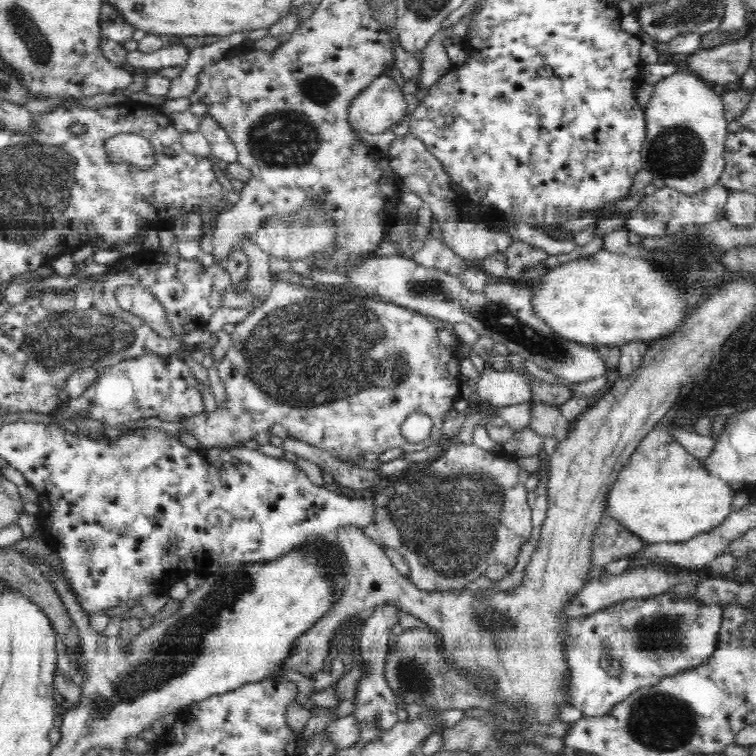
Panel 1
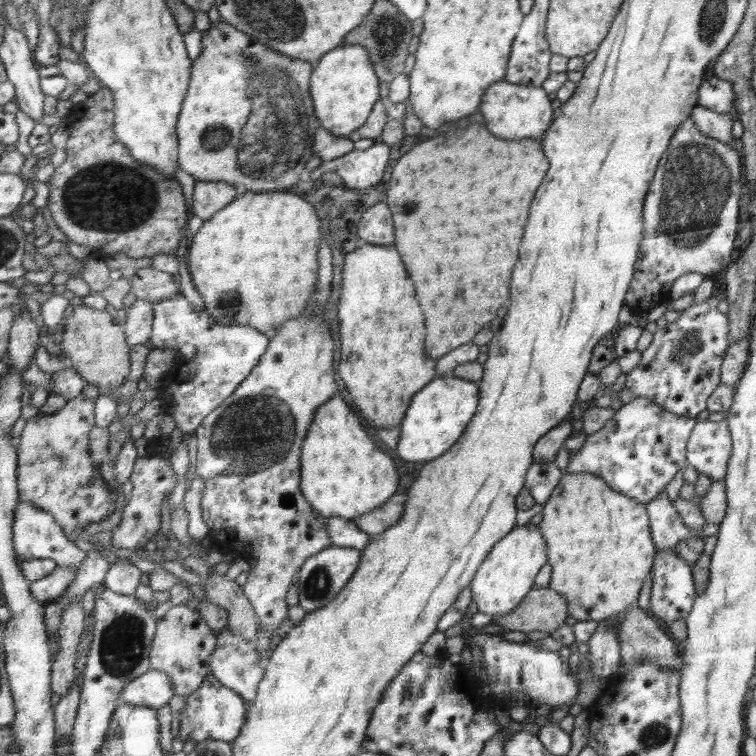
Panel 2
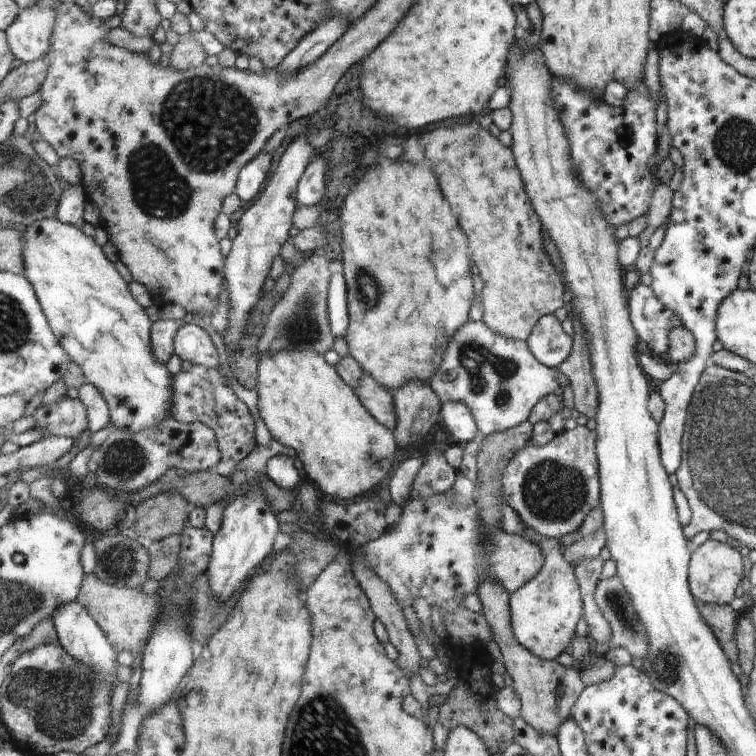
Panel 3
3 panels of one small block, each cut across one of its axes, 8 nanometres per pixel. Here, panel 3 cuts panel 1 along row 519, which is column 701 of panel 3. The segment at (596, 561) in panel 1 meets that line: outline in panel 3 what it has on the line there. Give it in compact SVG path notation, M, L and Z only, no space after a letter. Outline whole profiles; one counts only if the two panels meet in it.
M696 600L698 608L704 614L705 620L710 628L717 635L722 648L725 649L726 656L729 657L732 664L738 663L738 648L736 648L735 628L737 623L737 613L726 604L706 604Z

